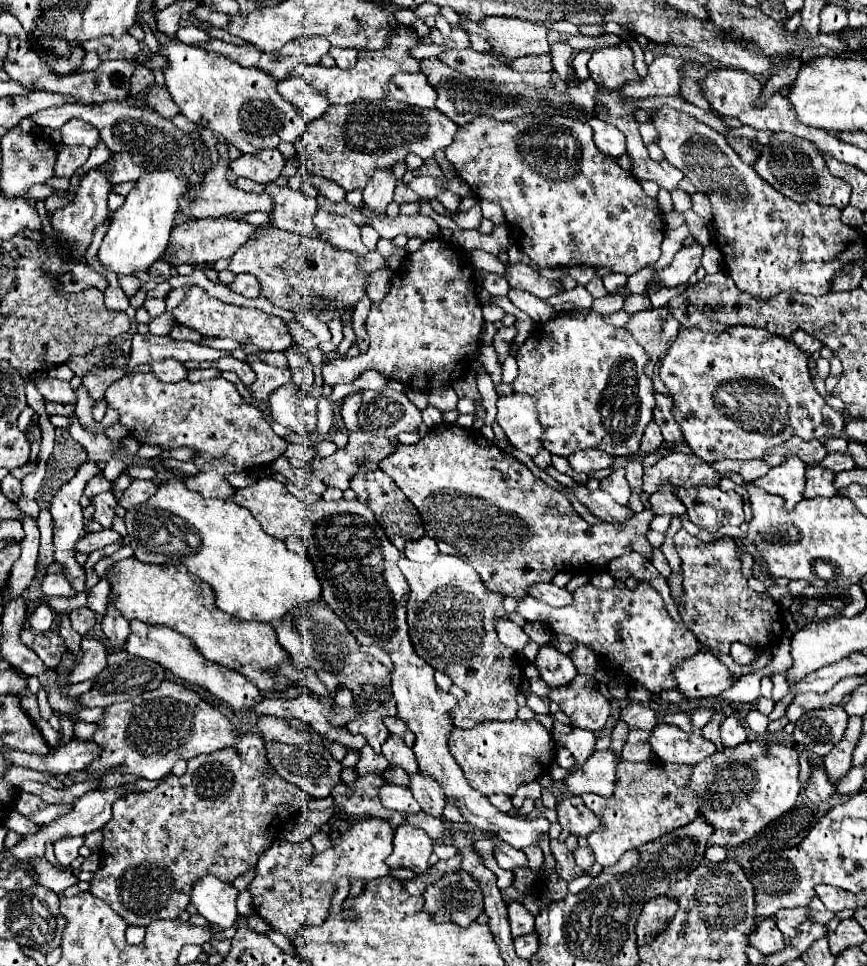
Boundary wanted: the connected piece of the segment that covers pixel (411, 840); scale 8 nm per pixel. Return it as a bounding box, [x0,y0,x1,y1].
[387,825,433,873]

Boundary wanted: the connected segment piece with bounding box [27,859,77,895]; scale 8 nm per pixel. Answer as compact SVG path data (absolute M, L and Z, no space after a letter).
M27 859L31 863L35 863L35 881L41 883L43 887L55 891L57 895L63 893L67 887L75 885L77 883L77 877L73 871L61 871L61 869L55 869L51 863L47 861L41 861L41 859Z

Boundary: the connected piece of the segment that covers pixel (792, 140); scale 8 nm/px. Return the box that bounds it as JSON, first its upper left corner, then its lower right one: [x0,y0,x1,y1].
[753,133,851,209]

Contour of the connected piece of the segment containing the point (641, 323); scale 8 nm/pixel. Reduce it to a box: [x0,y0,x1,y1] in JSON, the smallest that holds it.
[625,307,679,395]

